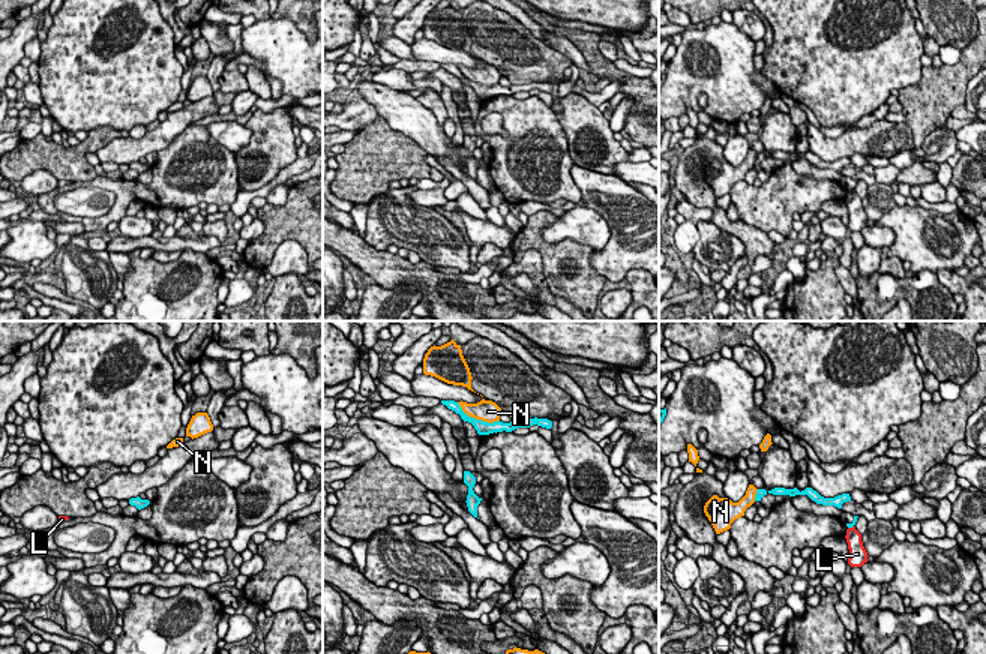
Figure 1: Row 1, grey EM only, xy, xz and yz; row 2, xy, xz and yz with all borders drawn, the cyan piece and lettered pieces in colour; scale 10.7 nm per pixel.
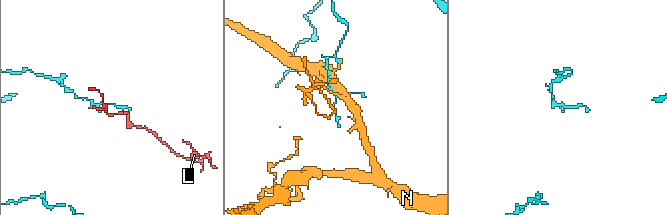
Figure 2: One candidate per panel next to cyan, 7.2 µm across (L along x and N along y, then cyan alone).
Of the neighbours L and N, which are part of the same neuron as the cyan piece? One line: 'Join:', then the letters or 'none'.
Join: none

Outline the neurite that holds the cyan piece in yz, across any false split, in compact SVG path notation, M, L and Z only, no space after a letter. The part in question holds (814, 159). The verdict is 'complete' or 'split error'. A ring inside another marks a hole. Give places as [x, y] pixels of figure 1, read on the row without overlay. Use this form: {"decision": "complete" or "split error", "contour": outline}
{"decision": "complete", "contour": "M774 152L774 153L768 154L768 158L773 158L773 159L789 159L789 160L807 159L816 168L834 170L837 172L842 172L843 166L851 165L849 158L842 158L842 159L837 159L834 162L824 162L816 154L813 154L812 152L806 152L801 156L797 152L794 152L794 153Z"}

